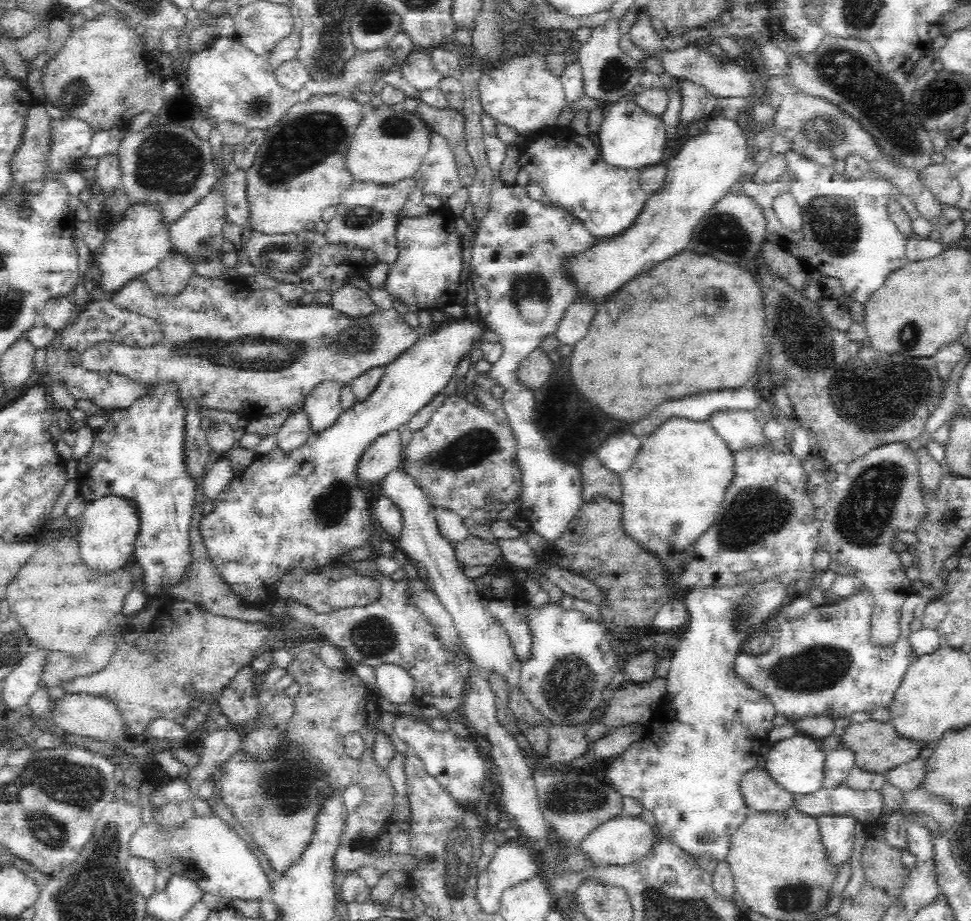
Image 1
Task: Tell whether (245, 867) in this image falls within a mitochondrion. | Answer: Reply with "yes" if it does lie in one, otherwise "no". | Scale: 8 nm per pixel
no

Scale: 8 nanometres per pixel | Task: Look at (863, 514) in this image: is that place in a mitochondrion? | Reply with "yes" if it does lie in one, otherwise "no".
yes

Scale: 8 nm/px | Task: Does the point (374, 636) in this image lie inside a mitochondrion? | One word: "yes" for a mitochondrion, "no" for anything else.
yes

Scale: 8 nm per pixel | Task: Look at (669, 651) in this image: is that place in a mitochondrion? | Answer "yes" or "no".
no

